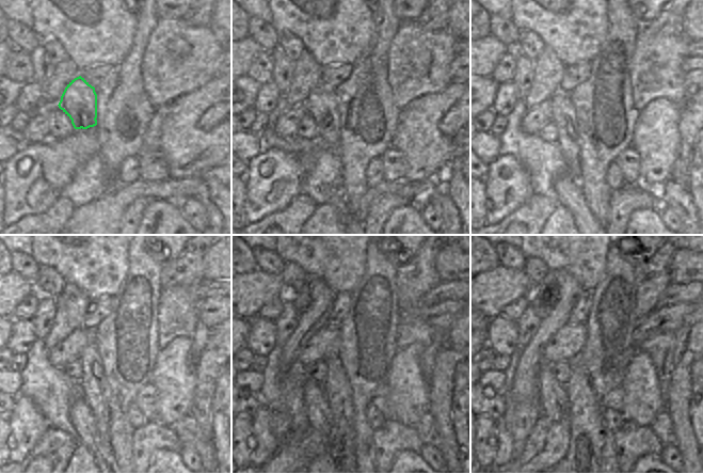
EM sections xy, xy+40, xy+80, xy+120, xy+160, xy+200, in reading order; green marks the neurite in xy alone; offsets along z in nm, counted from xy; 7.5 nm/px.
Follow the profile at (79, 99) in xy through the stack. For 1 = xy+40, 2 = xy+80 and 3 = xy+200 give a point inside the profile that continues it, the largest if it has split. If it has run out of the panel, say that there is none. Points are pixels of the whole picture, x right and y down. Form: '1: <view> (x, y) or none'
1: xy+40 (321, 105)
2: xy+80 (563, 115)
3: xy+200 (587, 438)

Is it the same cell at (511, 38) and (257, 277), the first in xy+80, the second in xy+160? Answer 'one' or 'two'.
two

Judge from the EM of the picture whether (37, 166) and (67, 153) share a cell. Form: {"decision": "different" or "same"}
{"decision": "same"}

